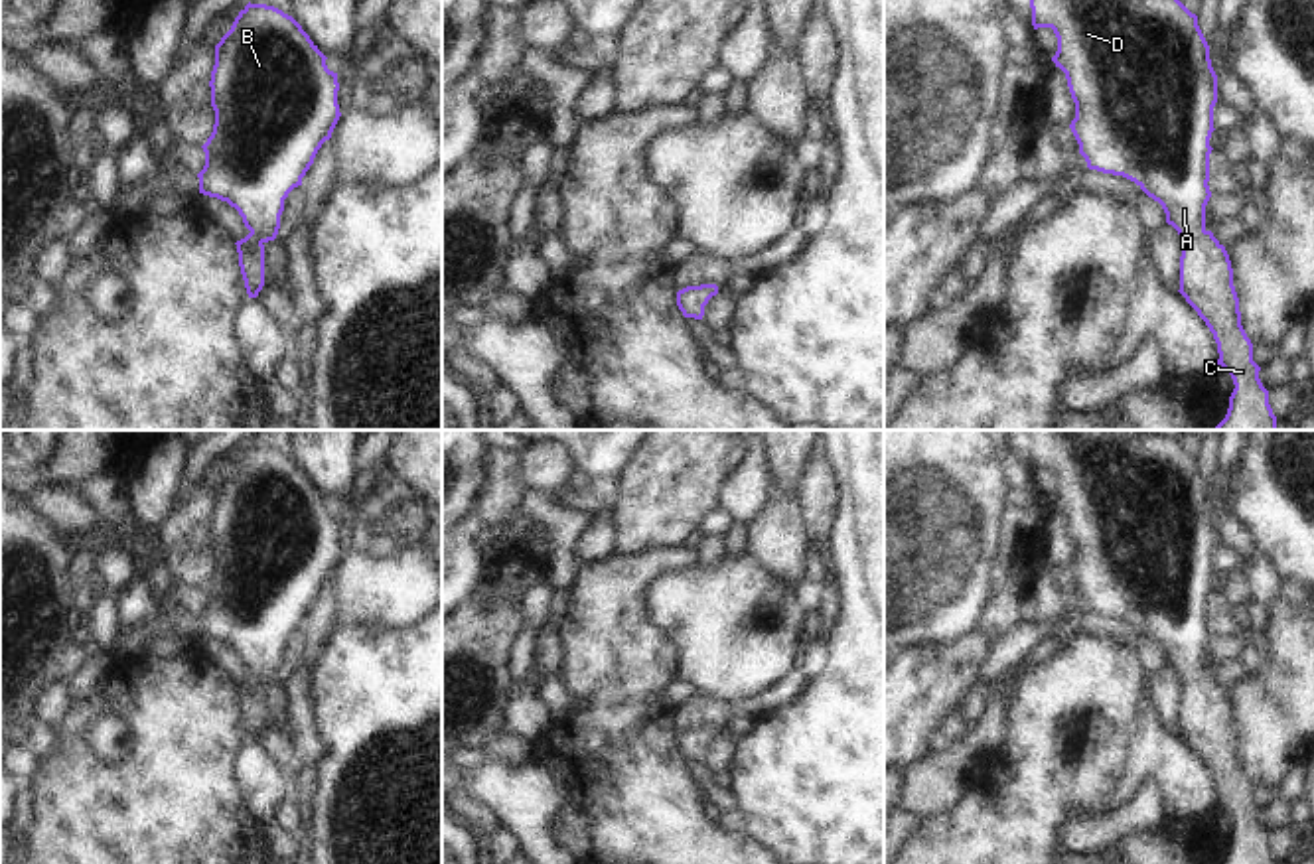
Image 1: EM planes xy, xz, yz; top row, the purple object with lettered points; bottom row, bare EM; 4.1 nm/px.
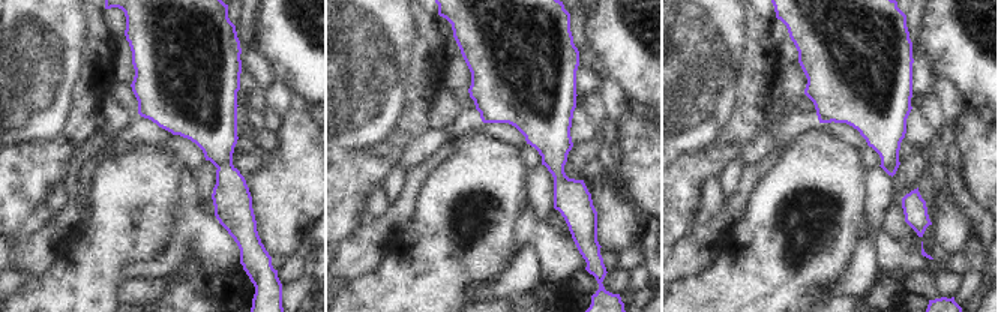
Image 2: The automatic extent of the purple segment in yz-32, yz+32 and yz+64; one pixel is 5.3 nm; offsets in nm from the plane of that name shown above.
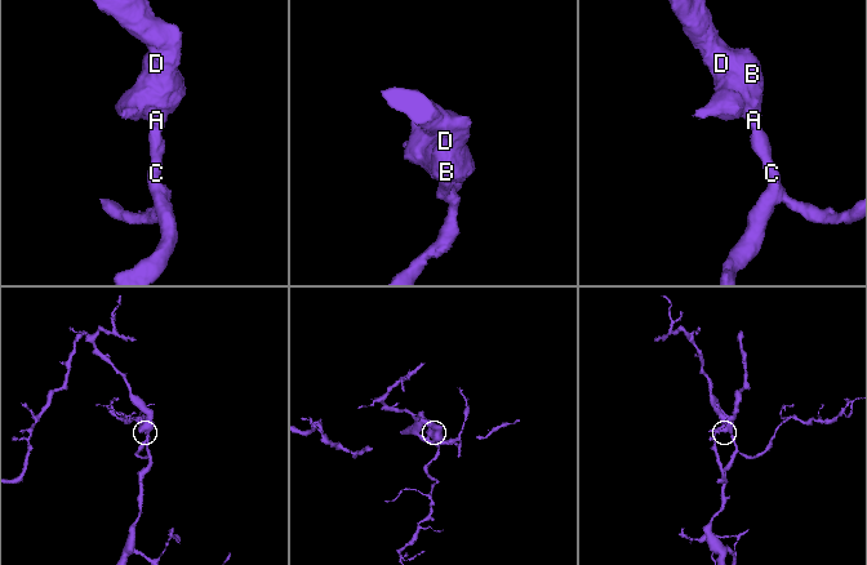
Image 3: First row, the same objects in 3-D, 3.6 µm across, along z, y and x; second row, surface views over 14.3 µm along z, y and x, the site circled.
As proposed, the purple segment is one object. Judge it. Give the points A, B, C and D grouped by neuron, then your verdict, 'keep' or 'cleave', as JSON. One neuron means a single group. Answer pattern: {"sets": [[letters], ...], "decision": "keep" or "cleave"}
{"sets": [["A", "B", "C", "D"]], "decision": "keep"}

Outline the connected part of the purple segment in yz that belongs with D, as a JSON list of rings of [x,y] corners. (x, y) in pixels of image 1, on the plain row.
[[[1022,430],[1030,436],[1032,468],[1052,469],[1058,493],[1052,499],[1065,515],[1075,560],[1069,570],[1089,612],[1123,617],[1158,643],[1166,665],[1182,679],[1180,736],[1205,763],[1217,785],[1217,807],[1233,821],[1229,850],[1221,864],[1277,864],[1269,846],[1269,832],[1259,821],[1261,809],[1253,803],[1253,785],[1241,767],[1239,740],[1233,728],[1233,710],[1225,688],[1205,671],[1209,633],[1209,580],[1213,548],[1217,544],[1217,517],[1211,509],[1209,487],[1192,456],[1174,436],[1174,430],[1154,430],[1129,436],[1121,430]]]

